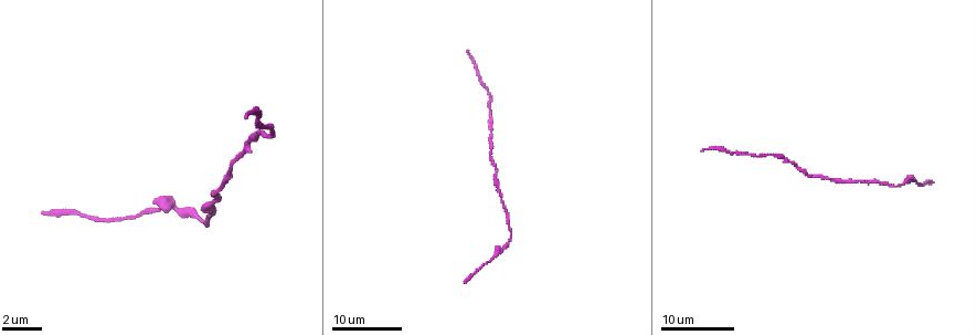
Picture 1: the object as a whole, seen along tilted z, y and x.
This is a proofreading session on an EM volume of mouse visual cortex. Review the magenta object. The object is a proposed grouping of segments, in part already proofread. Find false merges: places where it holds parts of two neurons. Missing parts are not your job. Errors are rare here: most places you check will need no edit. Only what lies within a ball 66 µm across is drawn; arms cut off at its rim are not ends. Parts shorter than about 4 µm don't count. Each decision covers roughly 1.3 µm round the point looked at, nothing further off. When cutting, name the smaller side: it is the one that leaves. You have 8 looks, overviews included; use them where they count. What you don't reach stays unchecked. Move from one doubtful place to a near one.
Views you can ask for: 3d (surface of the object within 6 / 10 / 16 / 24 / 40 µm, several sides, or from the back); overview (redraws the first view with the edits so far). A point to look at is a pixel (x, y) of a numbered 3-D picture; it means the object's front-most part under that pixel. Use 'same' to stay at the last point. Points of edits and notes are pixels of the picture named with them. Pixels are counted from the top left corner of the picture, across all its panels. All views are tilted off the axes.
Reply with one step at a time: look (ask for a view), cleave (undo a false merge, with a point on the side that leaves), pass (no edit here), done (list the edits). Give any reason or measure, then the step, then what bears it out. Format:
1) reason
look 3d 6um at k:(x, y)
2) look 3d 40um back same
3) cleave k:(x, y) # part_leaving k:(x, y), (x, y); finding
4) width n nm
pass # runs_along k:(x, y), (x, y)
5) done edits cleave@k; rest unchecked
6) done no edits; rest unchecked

small branch off a trunk
look 3d 24um at 1:(153, 207)

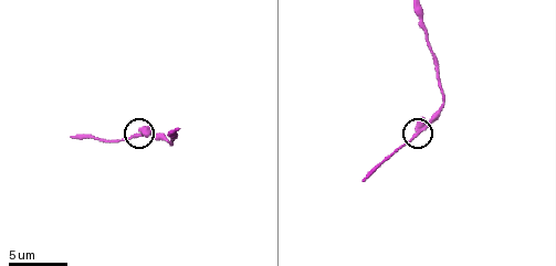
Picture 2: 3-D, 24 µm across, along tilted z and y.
look 3d 10um at 2:(416, 132)

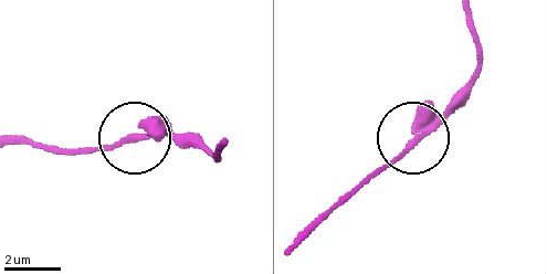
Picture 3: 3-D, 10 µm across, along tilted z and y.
width 280 nm
pass # runs_along 3:(466, 18), (479, 46), (473, 74), (360, 186); all the same neuron

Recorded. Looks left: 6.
calibre changes
look 3d 16um at 2:(440, 80)

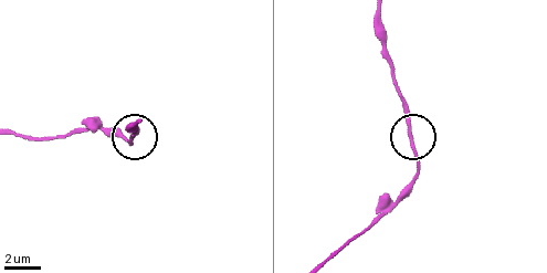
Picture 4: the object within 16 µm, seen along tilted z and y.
pass # one neuron here

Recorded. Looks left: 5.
look 3d 6um at 2:(423, 23)

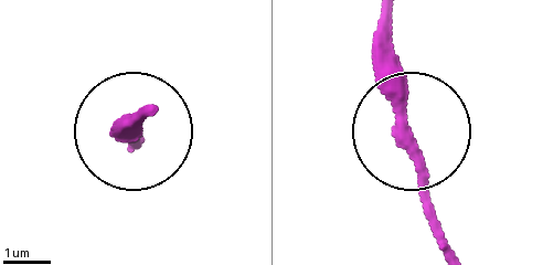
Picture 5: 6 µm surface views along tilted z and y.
from behind
look 3d 6um back at 5:(403, 135)

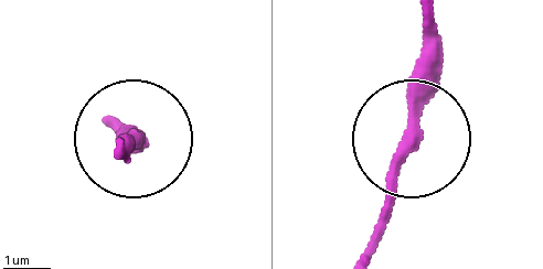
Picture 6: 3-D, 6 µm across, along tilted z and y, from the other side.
pass # runs_along 6:(427, 28), (425, 99), (372, 254); all the same neuron

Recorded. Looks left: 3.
calibre changes
look 3d 16um at 1:(489, 116)

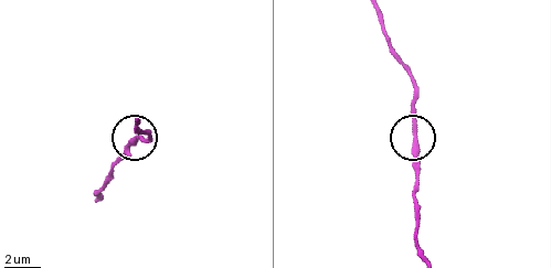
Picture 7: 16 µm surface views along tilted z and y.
closer look
look 3d 10um at 7:(415, 141)

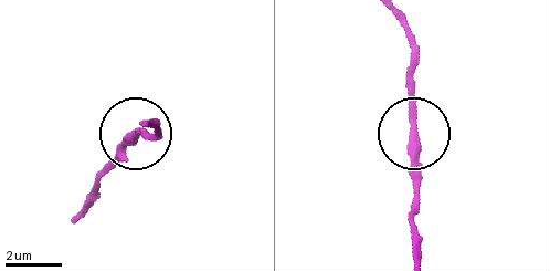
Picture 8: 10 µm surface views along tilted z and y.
pass # runs_along 8:(77, 211), (136, 132), (152, 137); continuous, no second neuron

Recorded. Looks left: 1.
done no edits; rest unchecked

